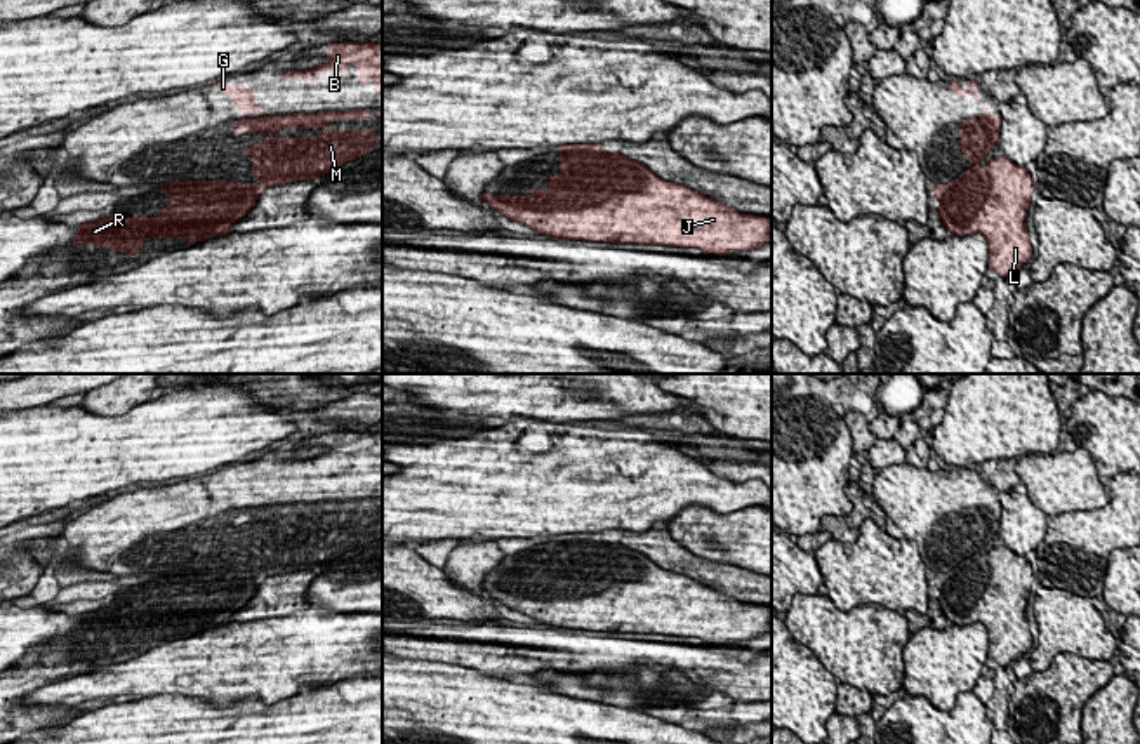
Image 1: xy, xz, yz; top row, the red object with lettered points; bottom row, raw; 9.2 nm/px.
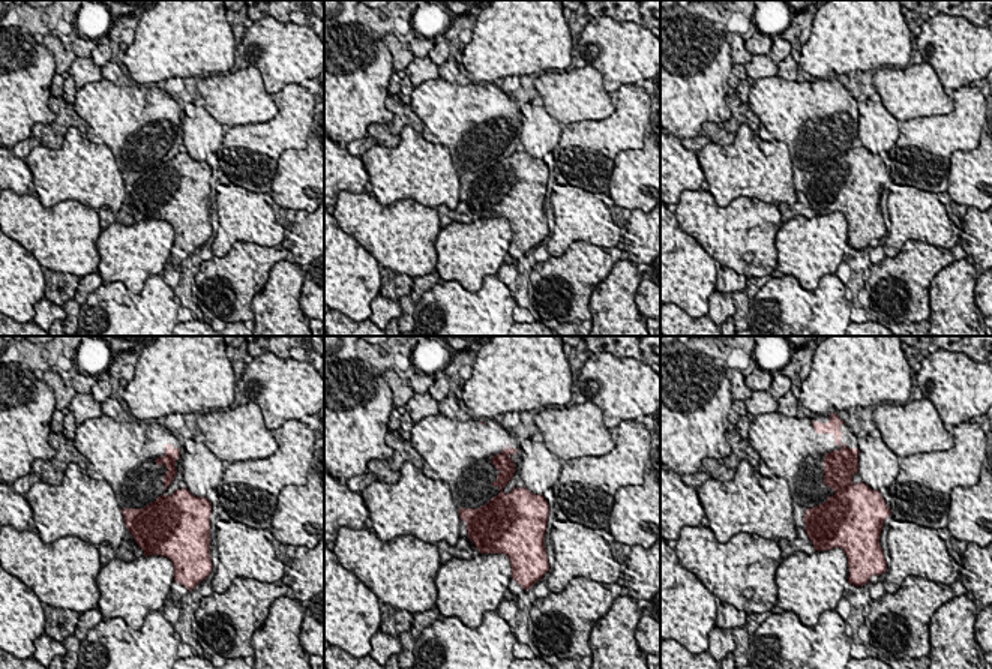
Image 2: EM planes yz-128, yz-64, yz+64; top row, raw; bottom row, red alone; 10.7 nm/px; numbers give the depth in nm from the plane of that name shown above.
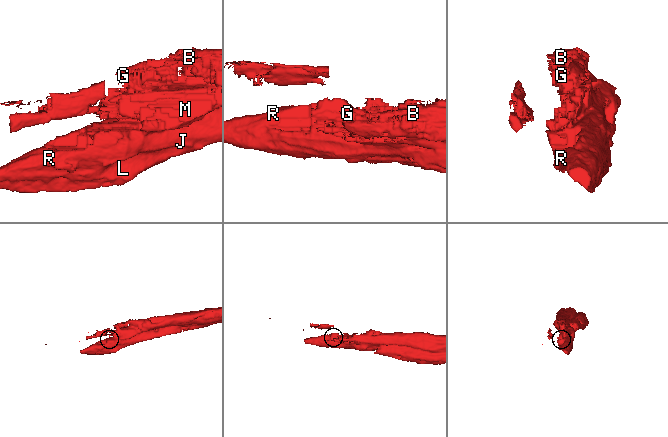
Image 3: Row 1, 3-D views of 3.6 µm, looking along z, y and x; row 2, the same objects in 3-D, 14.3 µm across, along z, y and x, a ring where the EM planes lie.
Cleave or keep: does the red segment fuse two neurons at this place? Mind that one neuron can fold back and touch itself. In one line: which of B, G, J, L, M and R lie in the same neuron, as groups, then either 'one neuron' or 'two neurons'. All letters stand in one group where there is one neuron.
B G M / J L R | two neurons

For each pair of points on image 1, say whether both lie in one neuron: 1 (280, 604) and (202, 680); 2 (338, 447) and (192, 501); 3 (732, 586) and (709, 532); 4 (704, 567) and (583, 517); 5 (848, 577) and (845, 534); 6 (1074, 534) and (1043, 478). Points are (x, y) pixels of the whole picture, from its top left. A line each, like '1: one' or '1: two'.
1: two
2: one
3: two
4: two
5: two
6: two

